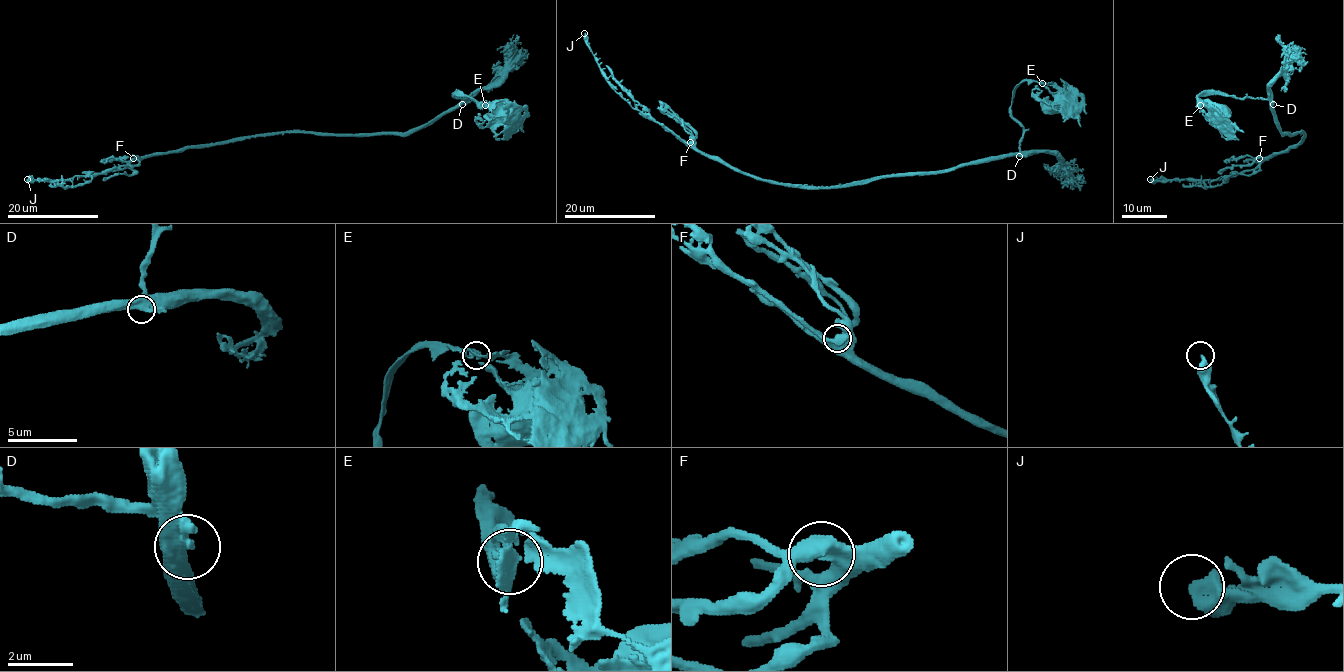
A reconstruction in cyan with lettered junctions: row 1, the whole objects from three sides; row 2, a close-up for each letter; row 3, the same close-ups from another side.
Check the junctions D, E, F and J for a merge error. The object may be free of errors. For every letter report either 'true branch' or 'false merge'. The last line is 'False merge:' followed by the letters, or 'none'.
D: true branch
E: true branch
F: true branch
J: true branch
False merge: none

